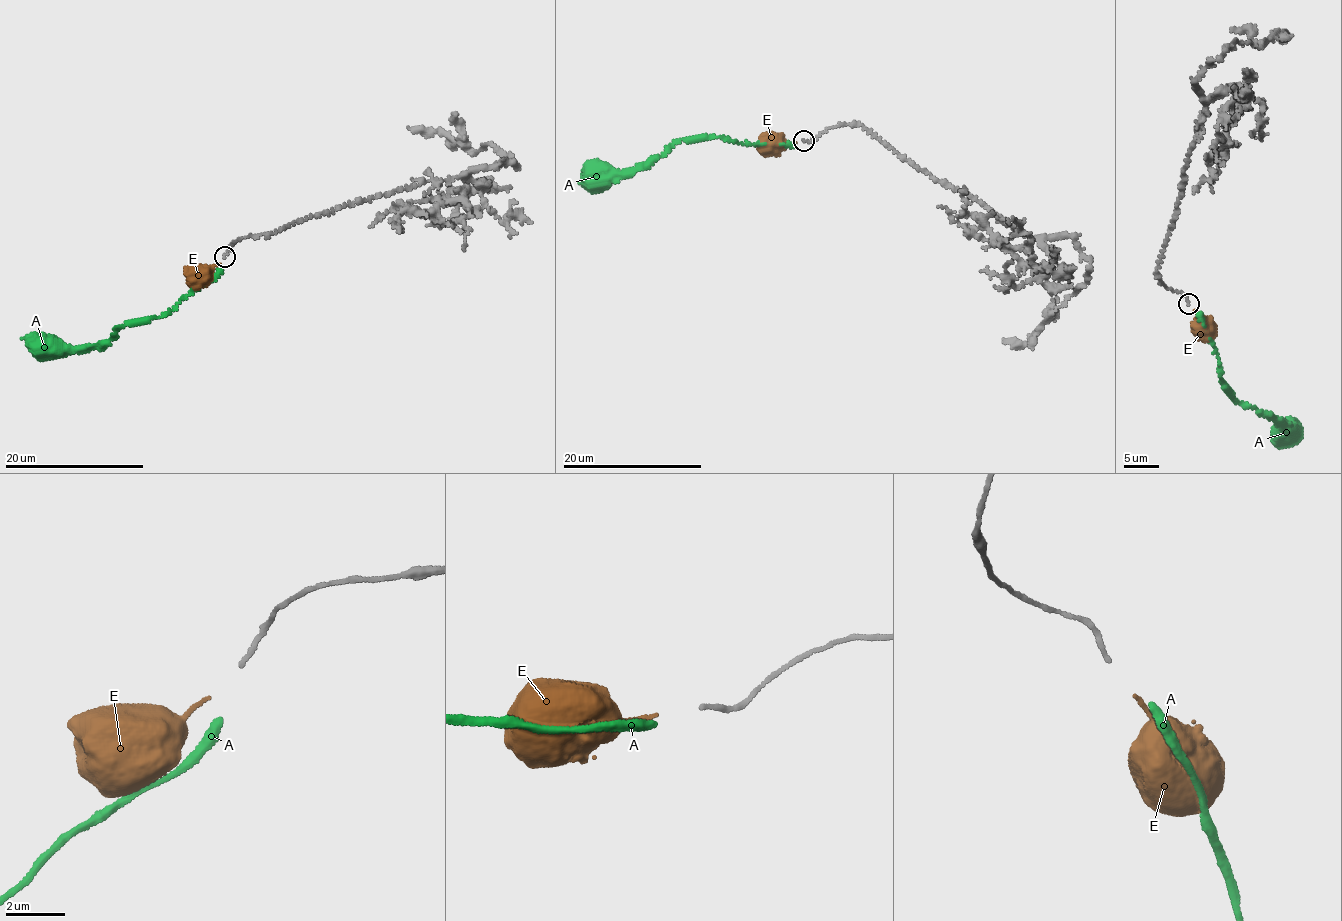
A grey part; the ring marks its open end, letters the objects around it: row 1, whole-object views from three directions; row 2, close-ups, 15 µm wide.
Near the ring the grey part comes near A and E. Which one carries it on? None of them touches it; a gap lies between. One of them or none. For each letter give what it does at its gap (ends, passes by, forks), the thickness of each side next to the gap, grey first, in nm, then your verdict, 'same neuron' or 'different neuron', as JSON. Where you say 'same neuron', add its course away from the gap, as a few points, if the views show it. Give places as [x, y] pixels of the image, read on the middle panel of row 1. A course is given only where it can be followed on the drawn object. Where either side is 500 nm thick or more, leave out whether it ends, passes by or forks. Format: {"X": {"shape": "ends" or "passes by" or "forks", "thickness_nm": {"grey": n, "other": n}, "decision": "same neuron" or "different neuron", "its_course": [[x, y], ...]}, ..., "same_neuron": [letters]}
{"A": {"shape": "ends", "thickness_nm": {"grey": 150, "other": 320}, "decision": "different neuron"}, "E": {"shape": "ends", "thickness_nm": {"grey": 150, "other": 120}, "decision": "same neuron", "its_course": [[794, 141], [780, 145], [774, 141], [765, 142], [767, 144]]}, "same_neuron": ["E"]}

